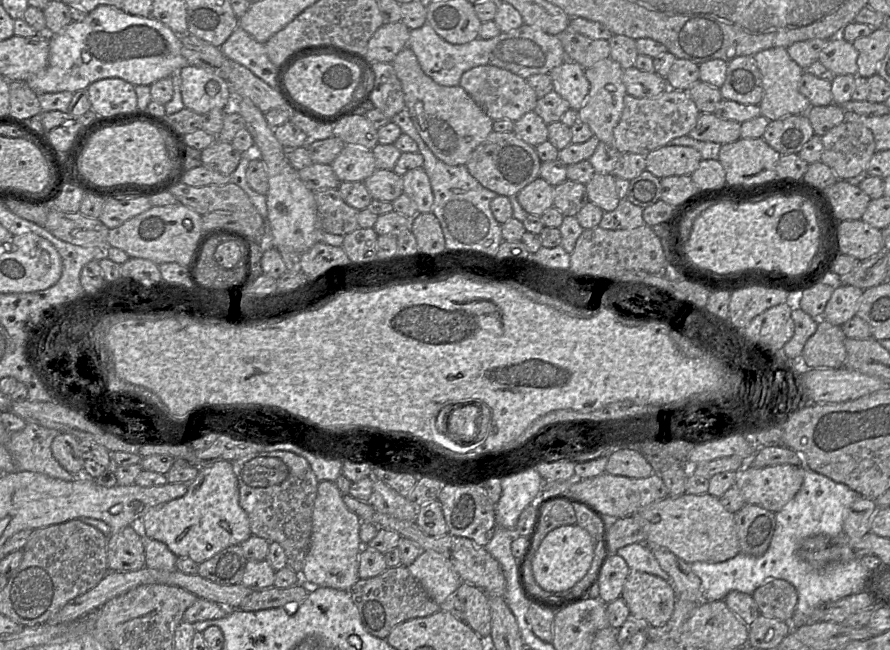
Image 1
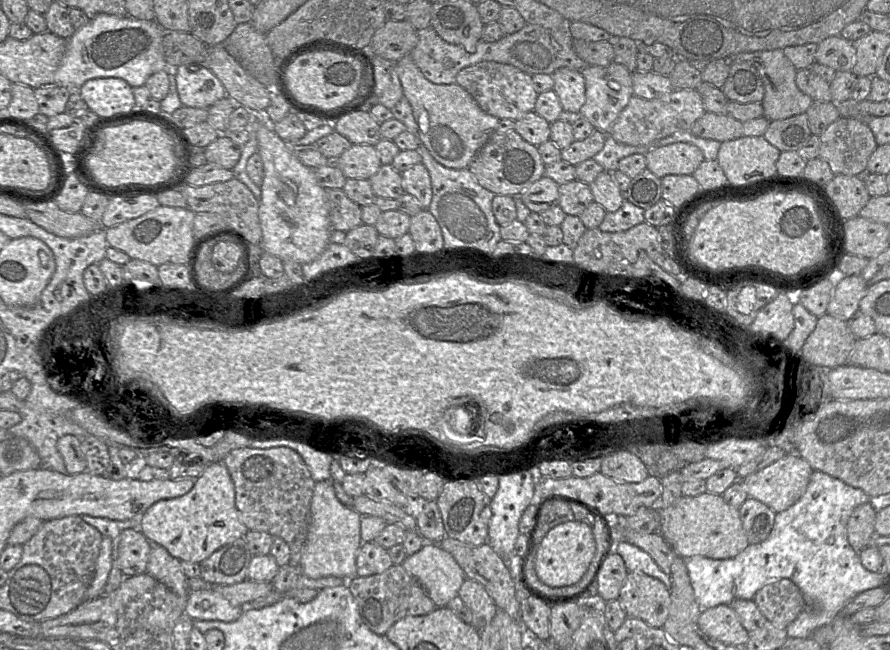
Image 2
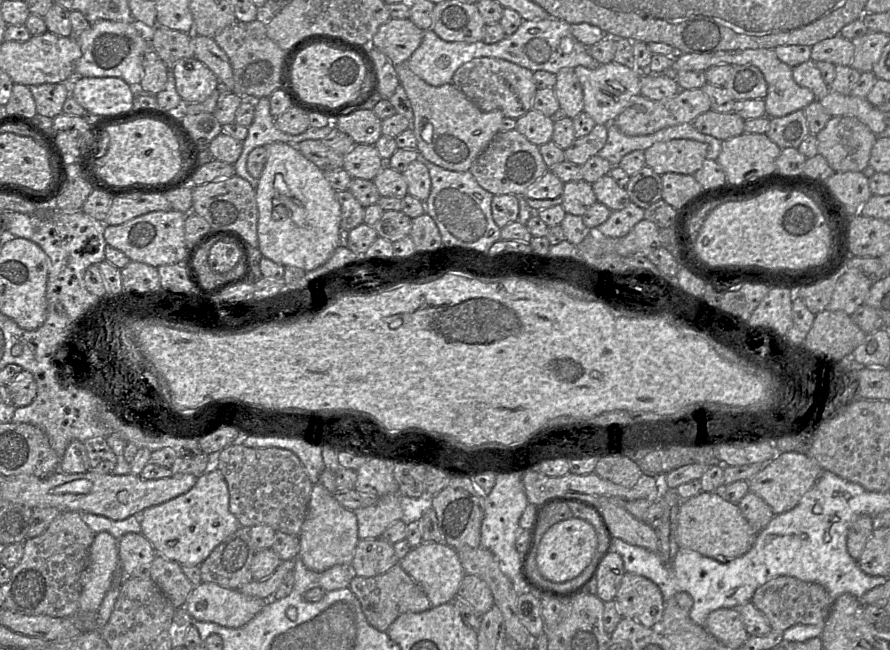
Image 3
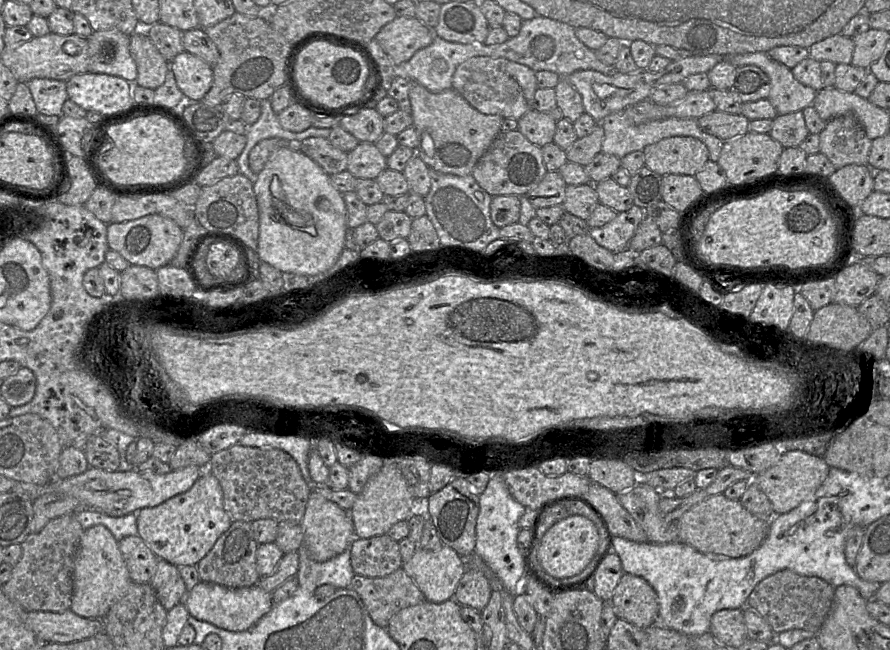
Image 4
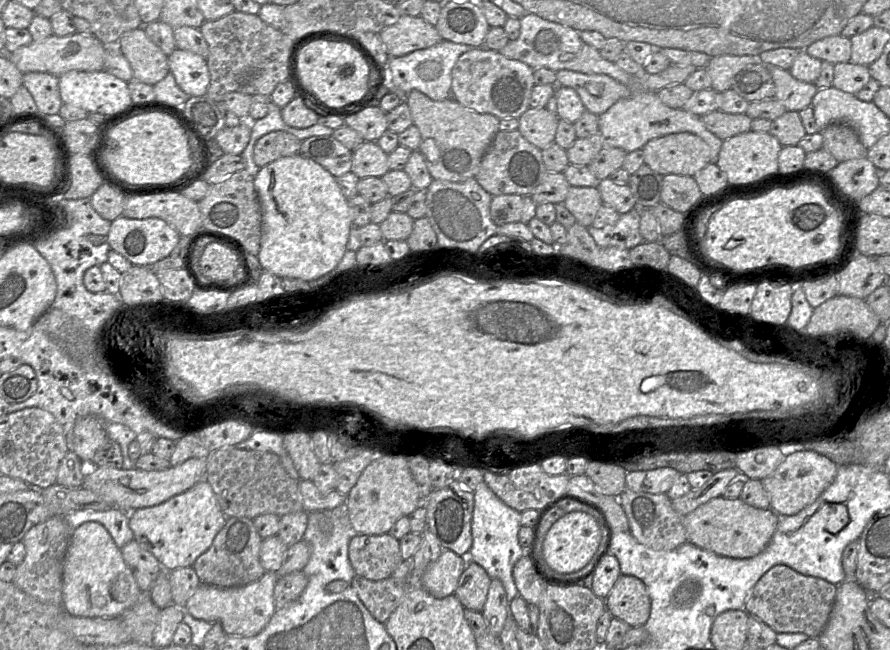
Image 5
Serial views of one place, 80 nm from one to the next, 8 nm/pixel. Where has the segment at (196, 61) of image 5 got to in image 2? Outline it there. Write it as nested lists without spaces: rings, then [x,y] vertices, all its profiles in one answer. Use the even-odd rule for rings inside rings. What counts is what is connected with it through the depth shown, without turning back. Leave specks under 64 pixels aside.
[[[182,64],[174,69],[174,74],[183,106],[209,108],[227,96],[221,81],[205,64]]]

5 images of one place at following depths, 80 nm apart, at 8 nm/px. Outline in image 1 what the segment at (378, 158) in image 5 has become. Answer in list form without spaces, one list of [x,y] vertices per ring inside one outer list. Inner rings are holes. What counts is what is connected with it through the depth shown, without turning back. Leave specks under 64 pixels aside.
[[[346,145],[330,164],[340,182],[363,182],[376,170],[371,150]]]

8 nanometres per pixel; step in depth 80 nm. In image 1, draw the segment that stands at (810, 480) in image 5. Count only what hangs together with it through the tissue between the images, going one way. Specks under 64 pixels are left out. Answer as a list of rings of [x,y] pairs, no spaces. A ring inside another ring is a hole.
[[[791,464],[752,467],[745,465],[738,471],[734,486],[745,503],[777,513],[799,491],[805,477],[805,466]]]

